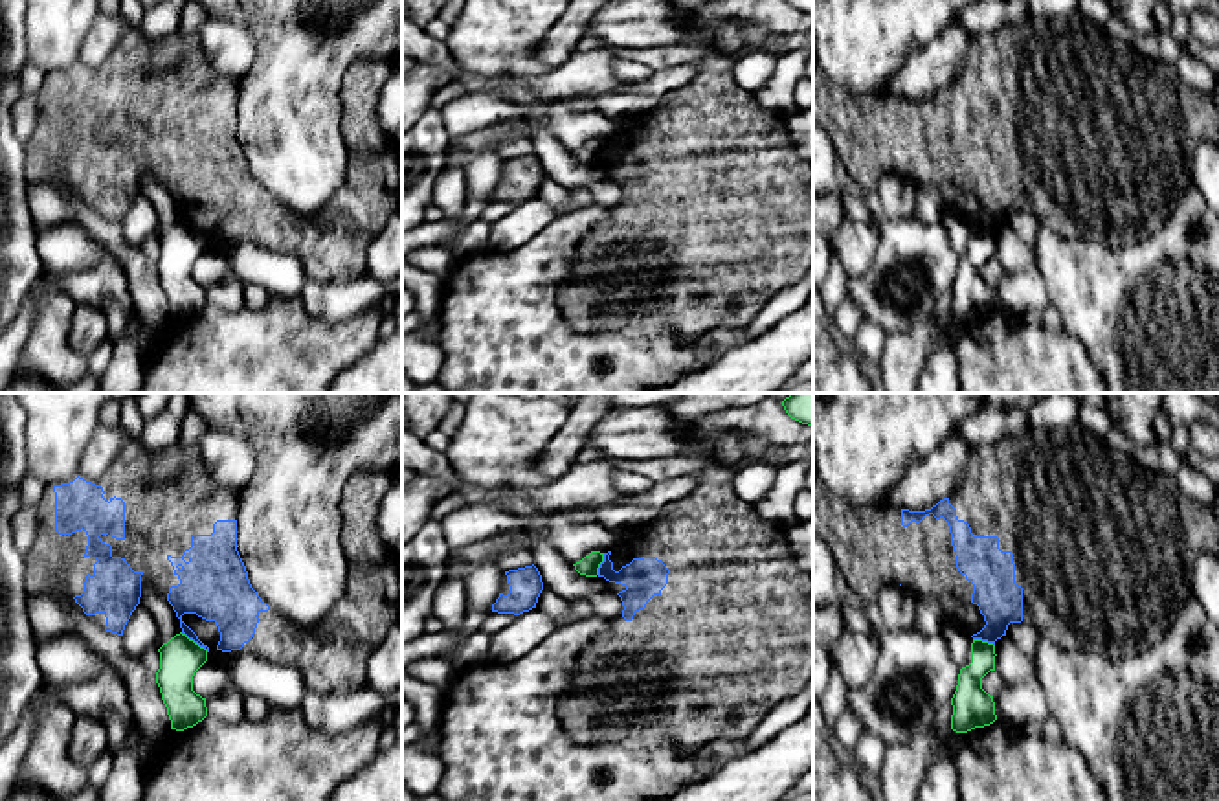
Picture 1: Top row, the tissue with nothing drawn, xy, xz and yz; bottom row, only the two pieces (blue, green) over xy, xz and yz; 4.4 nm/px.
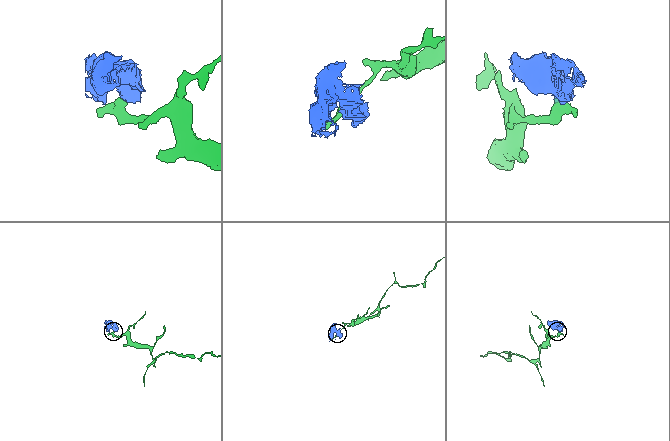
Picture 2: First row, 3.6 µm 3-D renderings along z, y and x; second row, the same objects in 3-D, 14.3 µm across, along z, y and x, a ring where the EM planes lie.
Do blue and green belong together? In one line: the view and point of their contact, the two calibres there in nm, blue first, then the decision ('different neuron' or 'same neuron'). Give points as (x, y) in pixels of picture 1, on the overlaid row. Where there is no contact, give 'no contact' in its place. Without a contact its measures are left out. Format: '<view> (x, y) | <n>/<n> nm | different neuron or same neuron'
xy (195, 642) | 280/180 nm | different neuron

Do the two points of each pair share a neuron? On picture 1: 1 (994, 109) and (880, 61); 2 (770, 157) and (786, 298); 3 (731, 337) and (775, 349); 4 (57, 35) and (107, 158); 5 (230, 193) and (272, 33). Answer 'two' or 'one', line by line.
1: two
2: two
3: one
4: two
5: two

